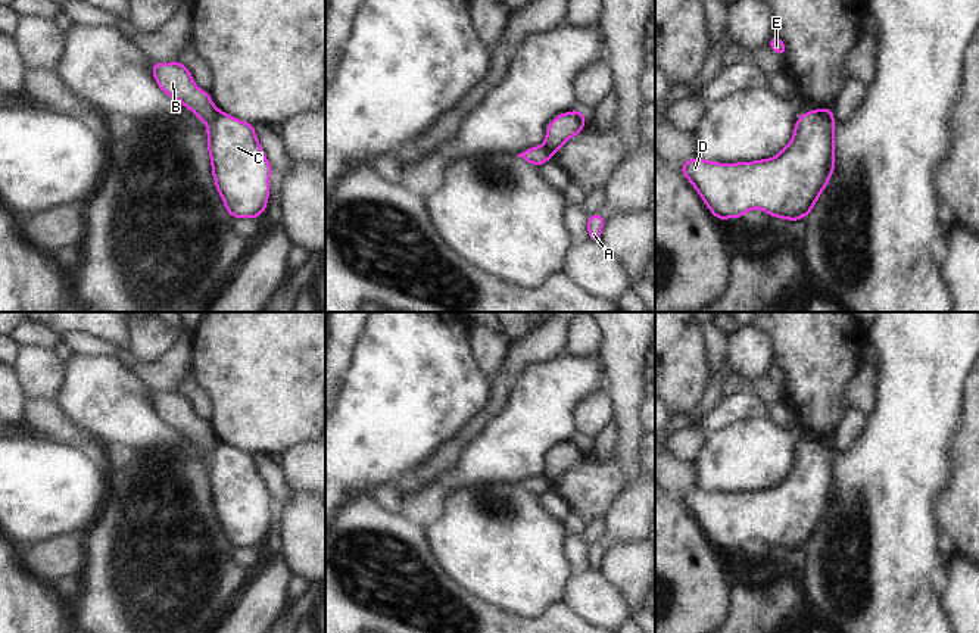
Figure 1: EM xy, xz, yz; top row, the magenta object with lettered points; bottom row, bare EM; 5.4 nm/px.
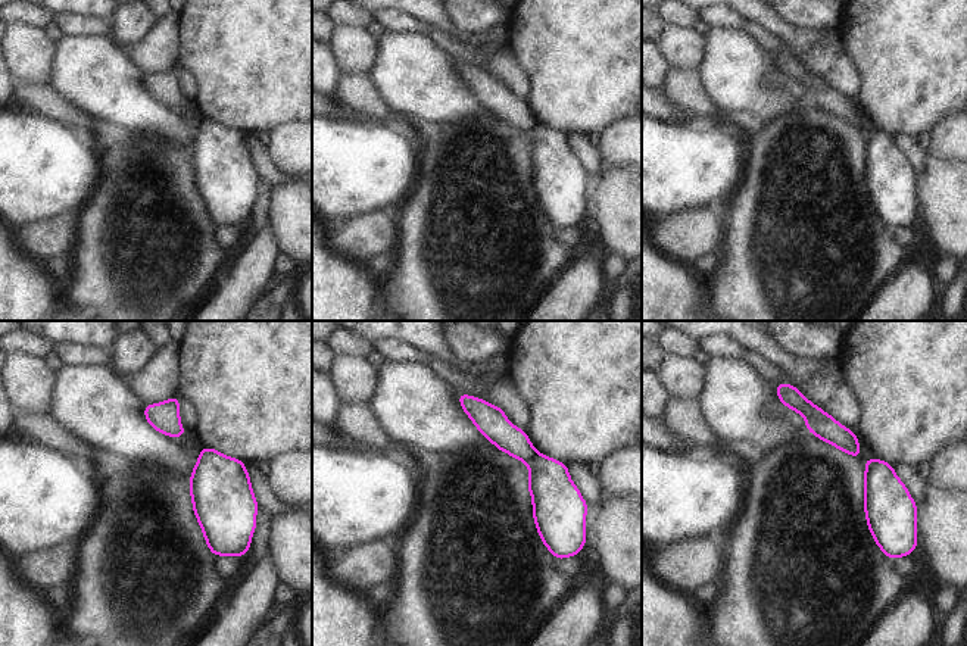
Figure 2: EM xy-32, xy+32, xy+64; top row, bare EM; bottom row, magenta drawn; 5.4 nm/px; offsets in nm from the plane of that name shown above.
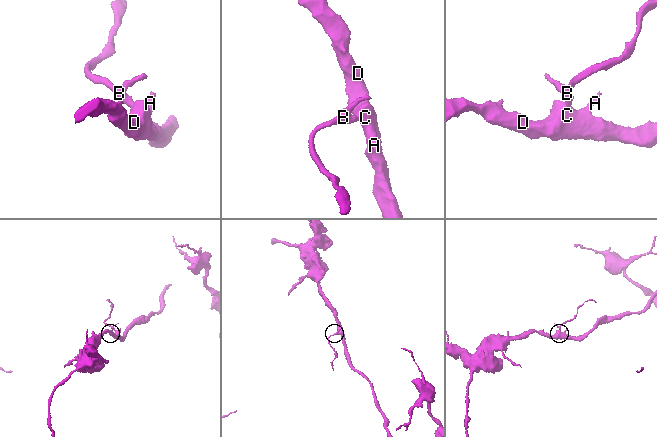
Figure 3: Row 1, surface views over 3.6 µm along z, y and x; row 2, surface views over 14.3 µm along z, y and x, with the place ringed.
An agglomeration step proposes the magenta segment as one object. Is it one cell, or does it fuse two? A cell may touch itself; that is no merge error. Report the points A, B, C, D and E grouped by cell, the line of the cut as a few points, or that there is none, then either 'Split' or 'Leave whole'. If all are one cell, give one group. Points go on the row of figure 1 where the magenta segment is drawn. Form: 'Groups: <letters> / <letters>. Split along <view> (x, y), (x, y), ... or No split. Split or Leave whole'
Groups: A C D / B E. Split along xy (218, 111), (206, 124). Split

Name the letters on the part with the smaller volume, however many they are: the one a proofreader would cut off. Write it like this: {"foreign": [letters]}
{"foreign": ["B", "E"]}

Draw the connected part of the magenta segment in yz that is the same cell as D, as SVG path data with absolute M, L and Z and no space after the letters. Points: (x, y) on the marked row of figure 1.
M816 109L799 115L794 140L774 159L723 165L692 158L679 169L717 219L742 218L746 211L760 208L774 218L796 221L807 218L835 171L833 130L835 119Z

